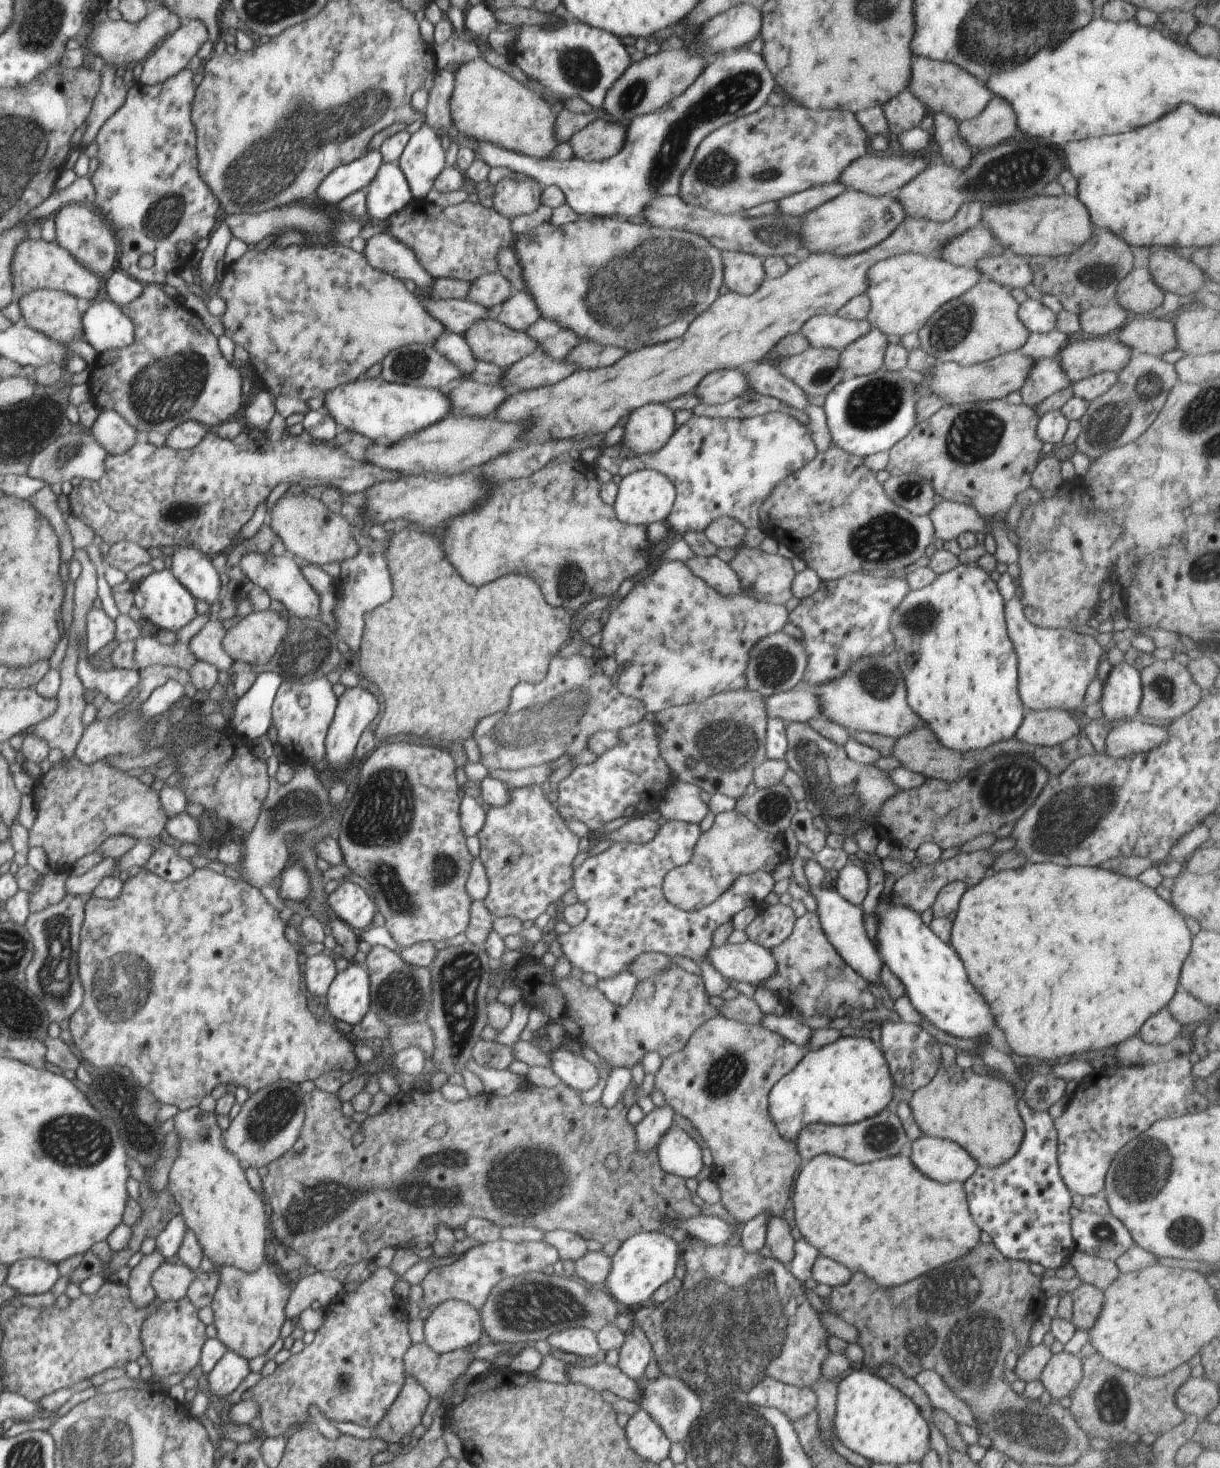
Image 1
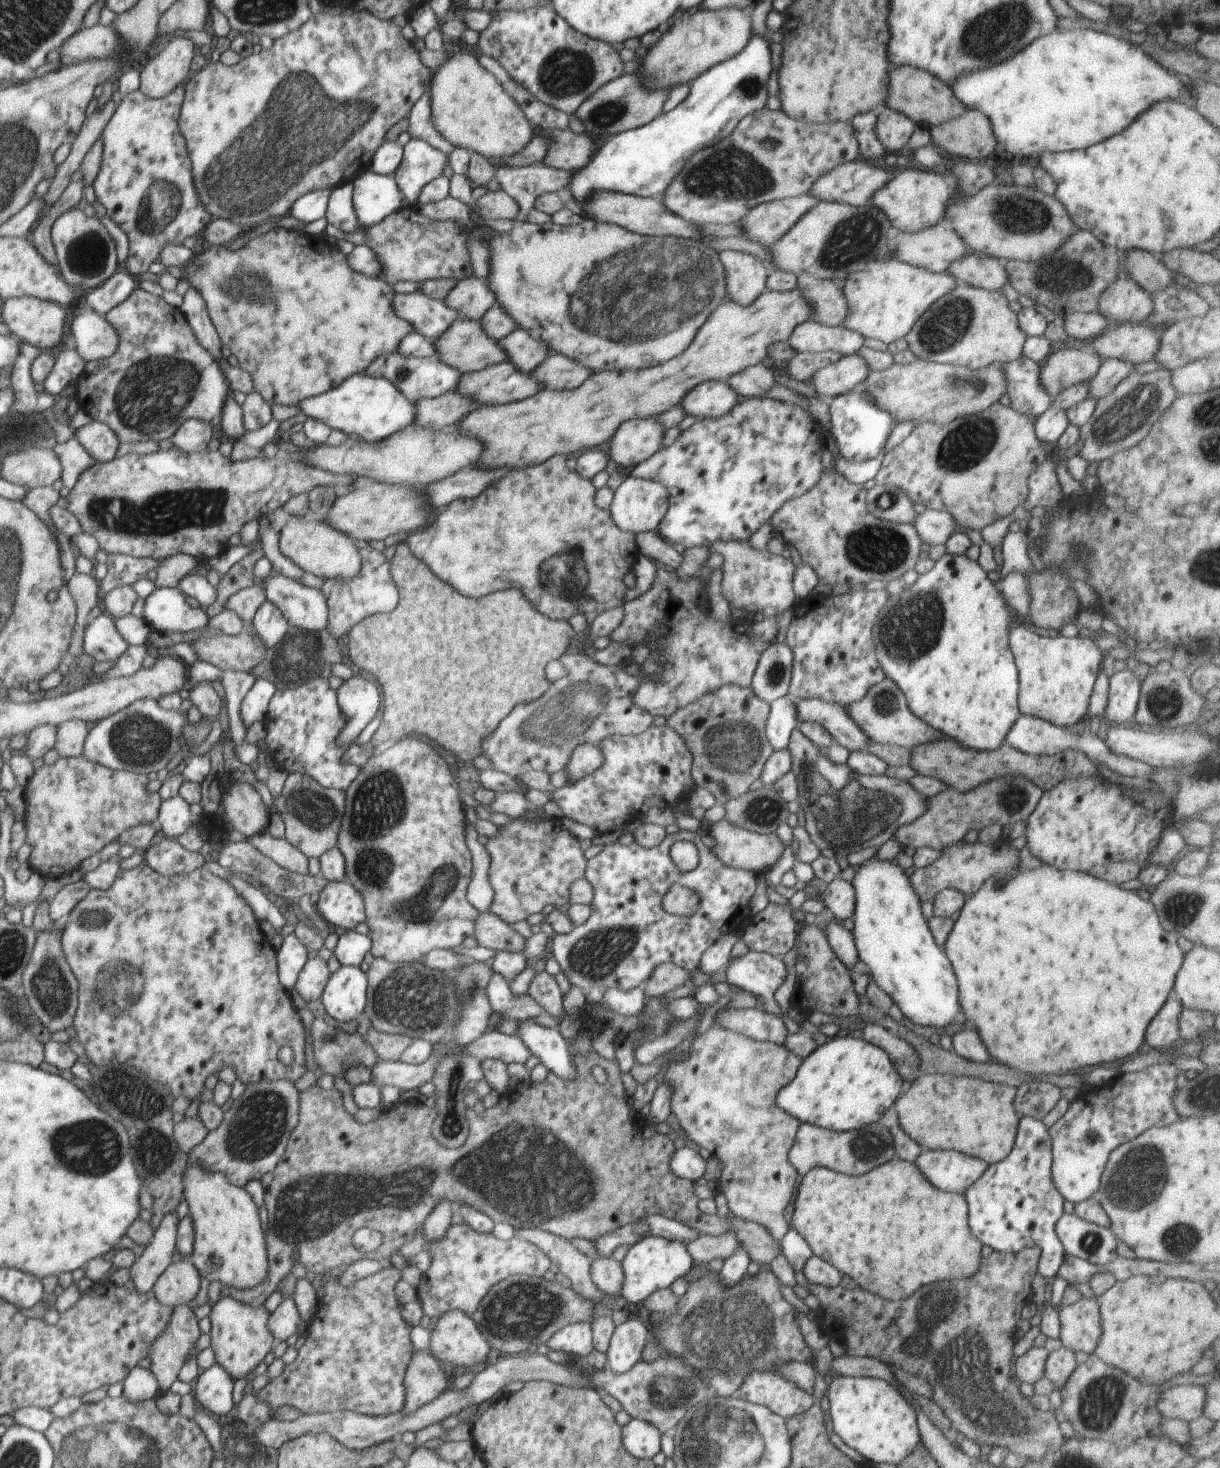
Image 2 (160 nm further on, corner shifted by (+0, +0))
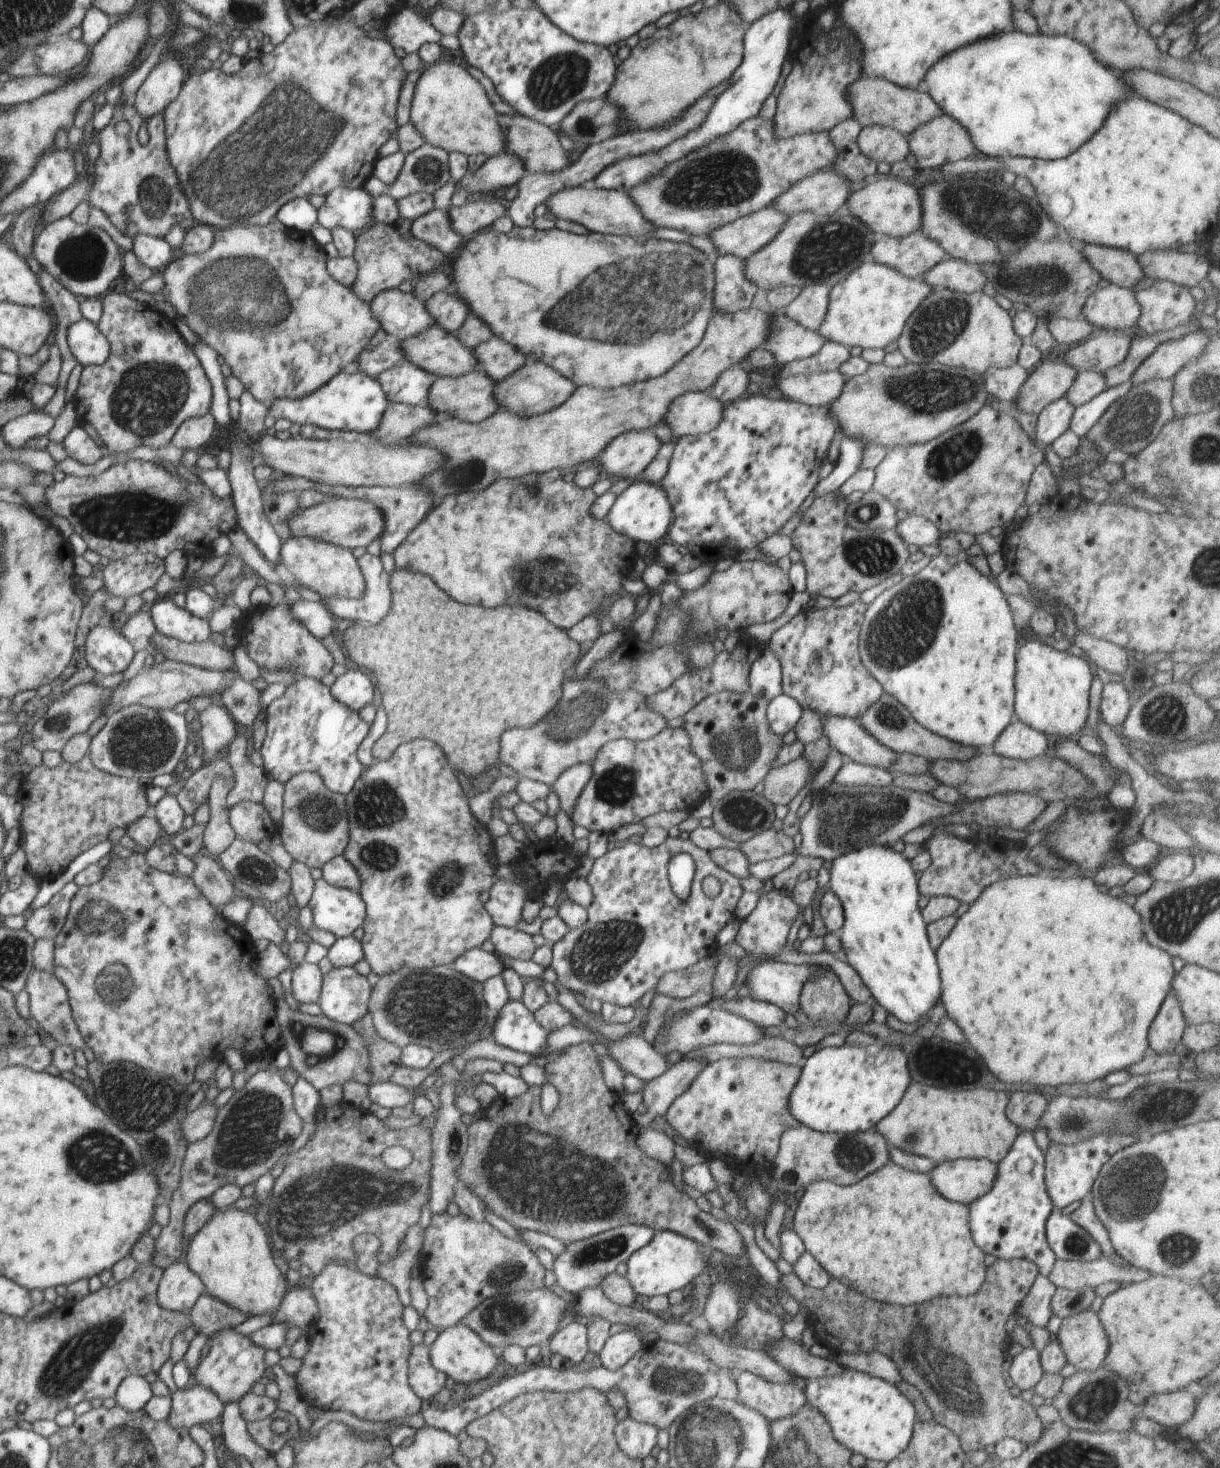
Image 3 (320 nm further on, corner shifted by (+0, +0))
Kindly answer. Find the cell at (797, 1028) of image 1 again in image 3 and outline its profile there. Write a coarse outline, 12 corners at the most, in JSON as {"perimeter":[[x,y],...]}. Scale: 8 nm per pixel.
{"perimeter":[[699,1006],[654,1038],[660,1054],[752,1046],[766,1028],[724,1006]]}

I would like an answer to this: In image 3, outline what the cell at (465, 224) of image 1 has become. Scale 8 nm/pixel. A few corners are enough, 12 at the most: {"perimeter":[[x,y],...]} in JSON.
{"perimeter":[[396,224],[356,234],[350,288],[378,293],[434,270],[445,256]]}

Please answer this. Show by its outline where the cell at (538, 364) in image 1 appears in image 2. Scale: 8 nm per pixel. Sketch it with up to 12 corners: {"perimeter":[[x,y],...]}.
{"perimeter":[[506,361],[464,373],[457,392],[476,406],[525,400],[543,389]]}

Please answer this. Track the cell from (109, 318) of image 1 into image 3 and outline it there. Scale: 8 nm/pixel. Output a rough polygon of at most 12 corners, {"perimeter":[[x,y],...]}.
{"perimeter":[[86,318],[67,332],[74,358],[83,367],[102,365],[110,344]]}

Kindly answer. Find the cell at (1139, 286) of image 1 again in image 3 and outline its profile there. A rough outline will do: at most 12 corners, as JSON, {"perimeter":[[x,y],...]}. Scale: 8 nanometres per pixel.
{"perimeter":[[1096,289],[1081,308],[1094,328],[1124,331],[1141,313],[1131,289]]}

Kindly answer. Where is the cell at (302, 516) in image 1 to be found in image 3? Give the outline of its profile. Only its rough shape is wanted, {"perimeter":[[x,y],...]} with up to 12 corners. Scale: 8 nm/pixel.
{"perimeter":[[309,536],[281,544],[281,565],[304,588],[359,599],[352,551]]}

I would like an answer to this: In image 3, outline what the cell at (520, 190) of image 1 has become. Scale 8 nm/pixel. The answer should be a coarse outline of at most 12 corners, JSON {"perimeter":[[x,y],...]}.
{"perimeter":[[492,197],[450,205],[452,230],[463,240],[507,215]]}

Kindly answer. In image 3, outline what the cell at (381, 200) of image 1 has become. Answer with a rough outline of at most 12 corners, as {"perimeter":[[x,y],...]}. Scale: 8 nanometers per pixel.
{"perimeter":[[335,188],[317,223],[358,234],[372,226],[367,188]]}

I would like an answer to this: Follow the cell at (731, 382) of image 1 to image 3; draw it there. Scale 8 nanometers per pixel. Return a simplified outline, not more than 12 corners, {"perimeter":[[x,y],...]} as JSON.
{"perimeter":[[687,392],[670,403],[662,422],[674,436],[713,429],[724,404],[706,392]]}

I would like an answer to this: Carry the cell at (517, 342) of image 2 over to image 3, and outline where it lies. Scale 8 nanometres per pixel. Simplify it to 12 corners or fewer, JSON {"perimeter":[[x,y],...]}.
{"perimeter":[[498,336],[472,350],[496,383],[526,361],[514,345]]}

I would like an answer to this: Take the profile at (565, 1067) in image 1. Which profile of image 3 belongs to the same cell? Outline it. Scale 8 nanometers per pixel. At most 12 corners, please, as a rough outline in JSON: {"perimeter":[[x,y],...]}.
{"perimeter":[[508,1001],[491,1033],[496,1043],[533,1056],[549,1030],[523,1001]]}

